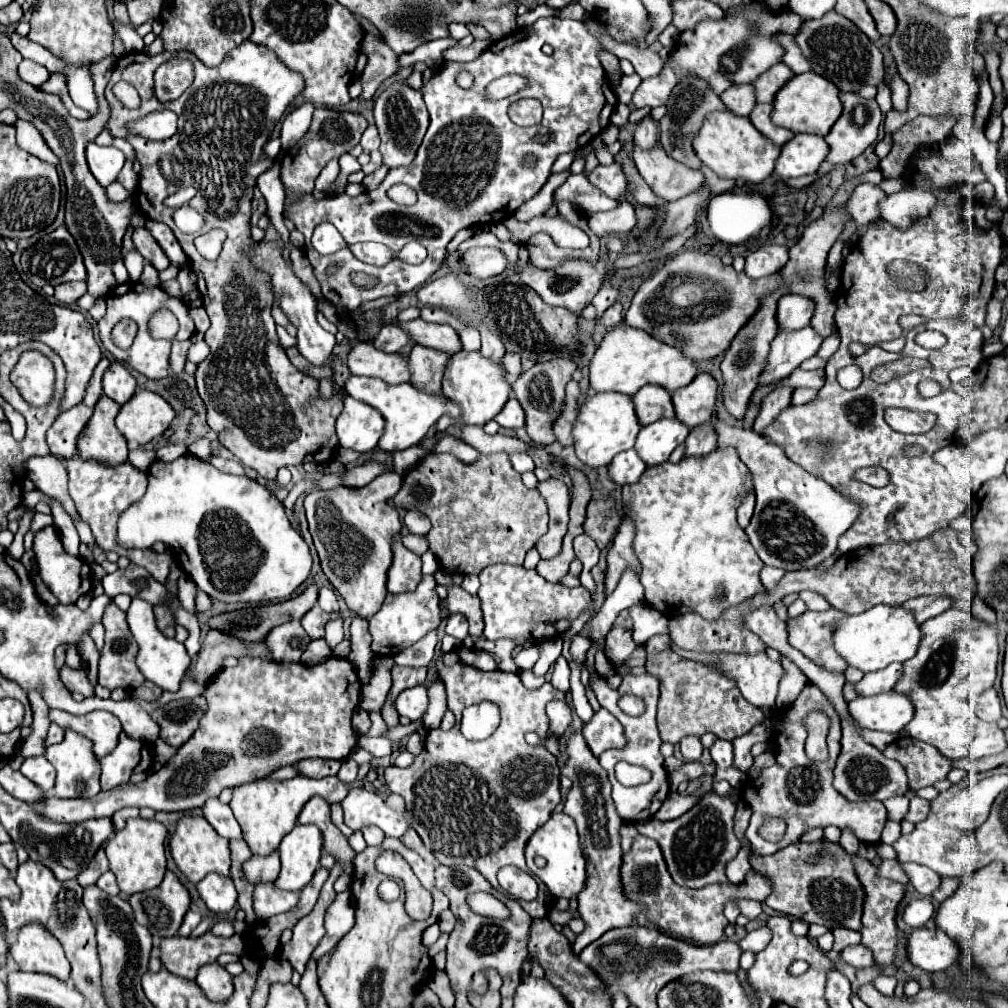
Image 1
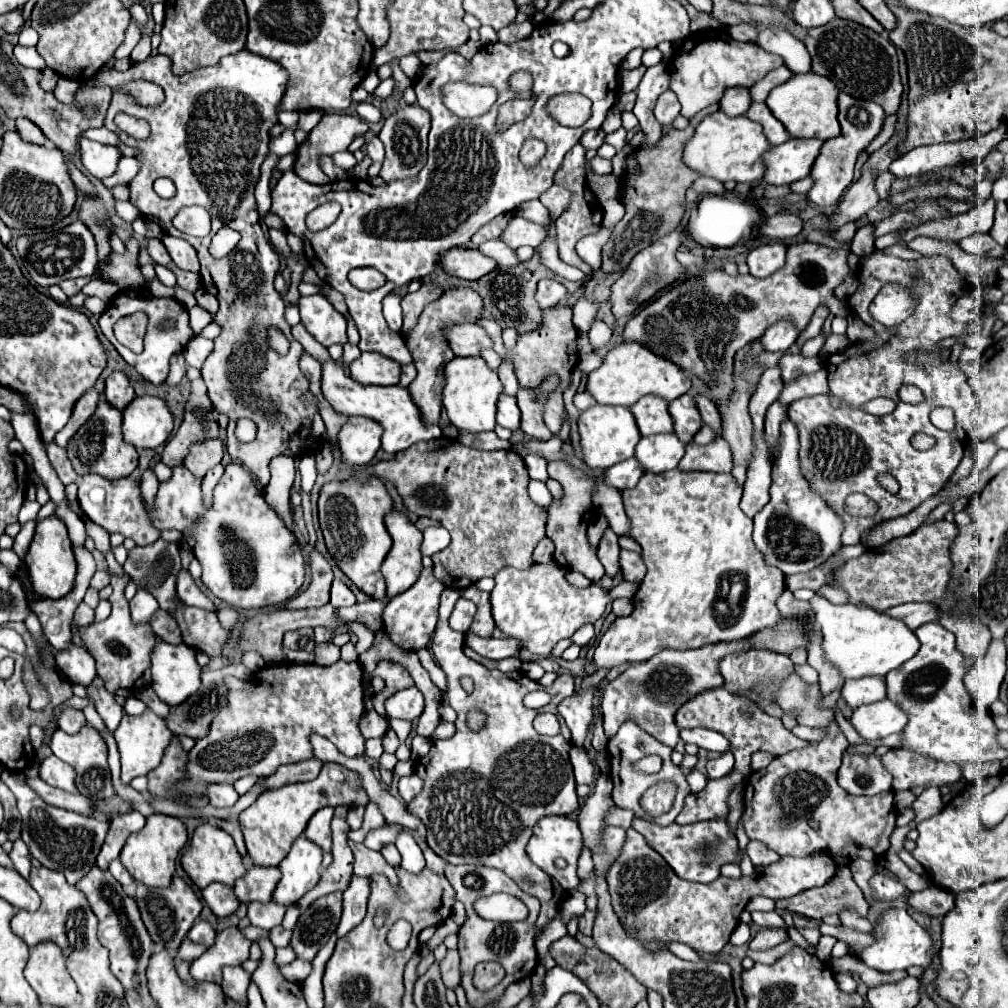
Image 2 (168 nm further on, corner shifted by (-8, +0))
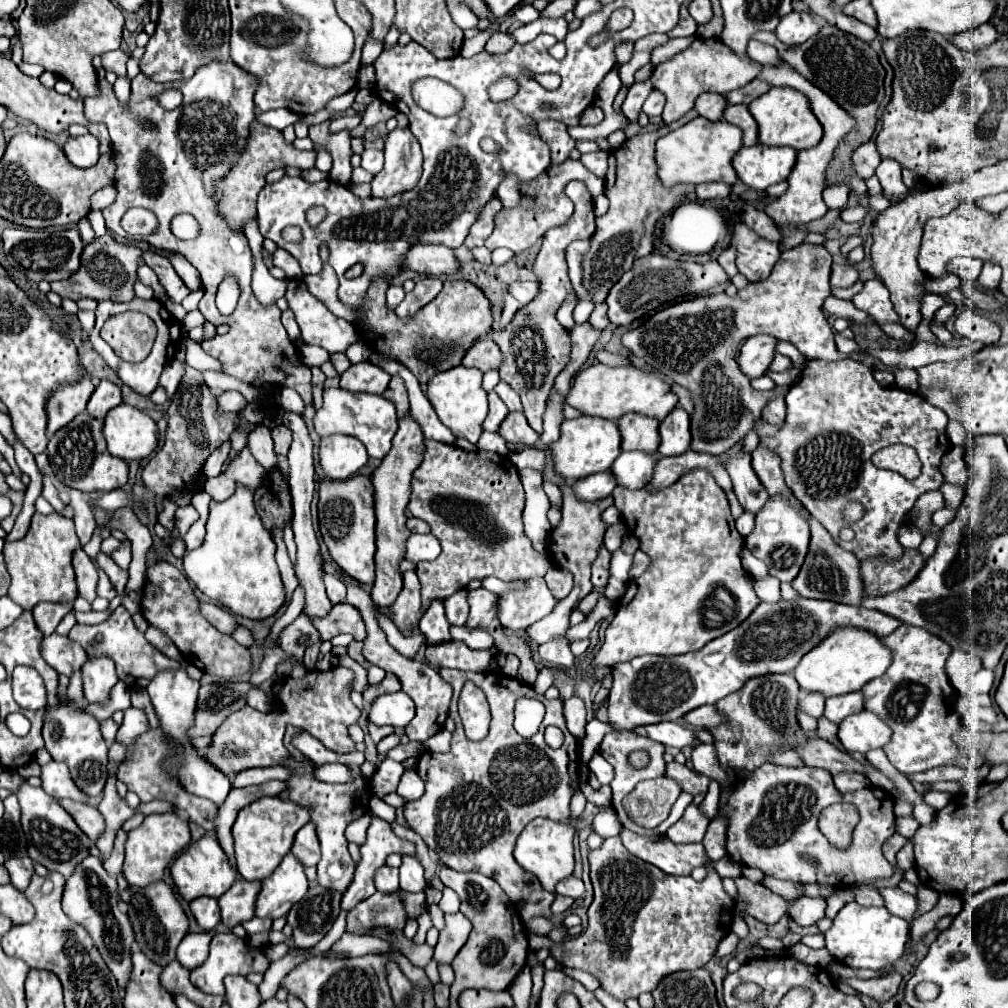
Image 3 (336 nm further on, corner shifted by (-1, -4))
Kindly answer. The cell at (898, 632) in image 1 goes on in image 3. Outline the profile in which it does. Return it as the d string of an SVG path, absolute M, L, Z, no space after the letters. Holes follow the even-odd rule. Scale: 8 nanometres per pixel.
M834 627L828 637L824 637L812 651L808 651L794 669L794 677L802 689L808 693L816 691L826 697L844 695L850 691L860 691L868 681L886 673L894 659L894 653L886 643L872 631L860 627Z

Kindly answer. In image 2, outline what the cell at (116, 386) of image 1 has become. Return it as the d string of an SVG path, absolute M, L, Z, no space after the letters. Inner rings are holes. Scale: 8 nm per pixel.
M113 371L107 381L105 381L105 399L109 405L113 405L115 409L123 411L133 399L133 387L129 385L129 379L125 377L125 373L121 371Z

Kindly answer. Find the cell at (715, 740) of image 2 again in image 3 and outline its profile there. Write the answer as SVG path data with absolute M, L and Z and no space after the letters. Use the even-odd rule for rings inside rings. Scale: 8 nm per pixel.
M658 723L658 725L650 725L650 727L638 727L636 733L650 737L662 745L676 747L676 749L694 747L694 743L696 743L696 733L680 723Z

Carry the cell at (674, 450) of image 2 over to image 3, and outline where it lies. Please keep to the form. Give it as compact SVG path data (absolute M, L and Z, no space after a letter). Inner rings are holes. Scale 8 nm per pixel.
M624 451L610 471L614 473L618 485L624 485L628 489L640 489L650 483L654 465L658 463L660 453L646 453L646 451Z

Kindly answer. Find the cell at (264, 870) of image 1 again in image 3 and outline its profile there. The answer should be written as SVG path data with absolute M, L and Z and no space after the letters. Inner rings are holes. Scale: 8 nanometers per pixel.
M238 879L220 899L220 911L222 911L222 923L228 927L240 925L246 919L254 917L256 911L256 899L260 893L262 883L260 881L246 881Z

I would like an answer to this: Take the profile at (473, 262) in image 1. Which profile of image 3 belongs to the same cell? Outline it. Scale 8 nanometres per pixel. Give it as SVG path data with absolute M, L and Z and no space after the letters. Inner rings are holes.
M416 245L406 257L406 267L424 275L442 277L442 275L456 275L460 271L460 263L452 249L442 245Z

